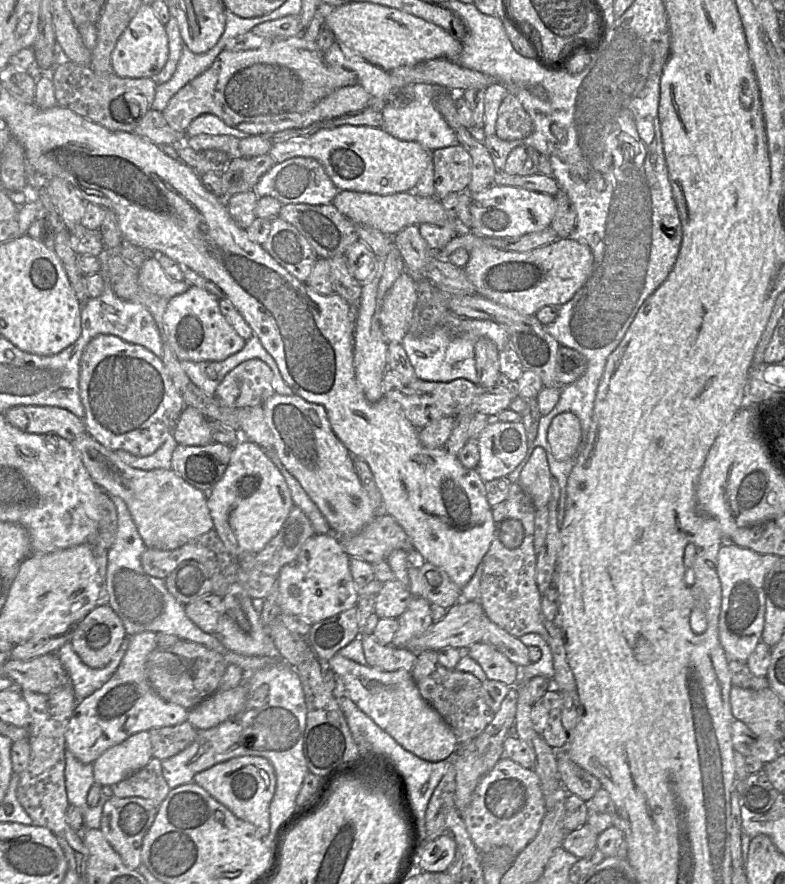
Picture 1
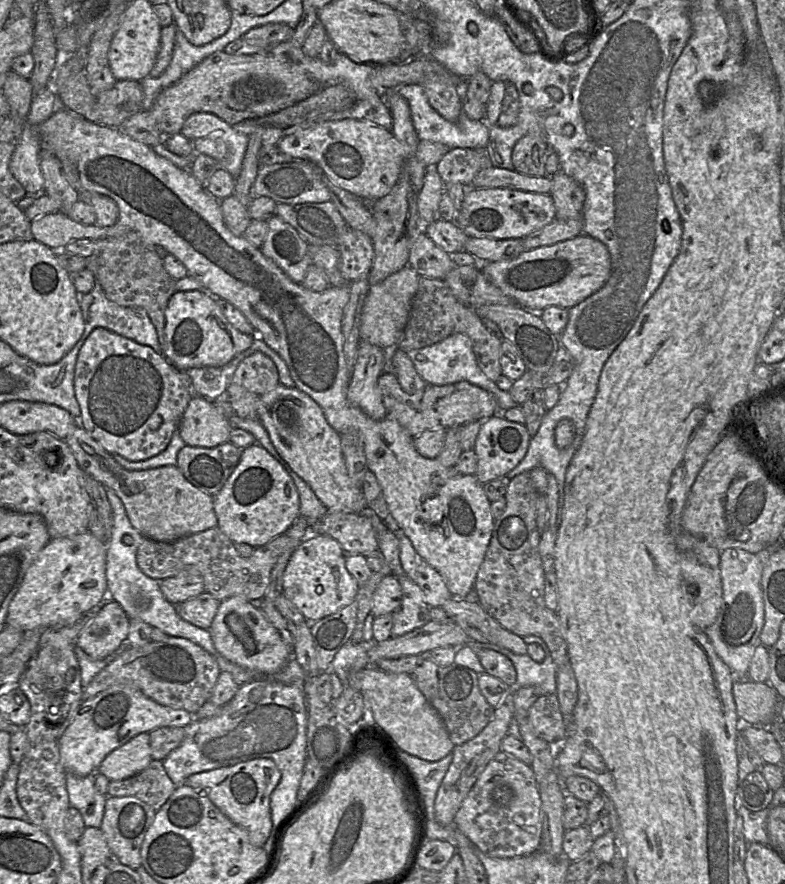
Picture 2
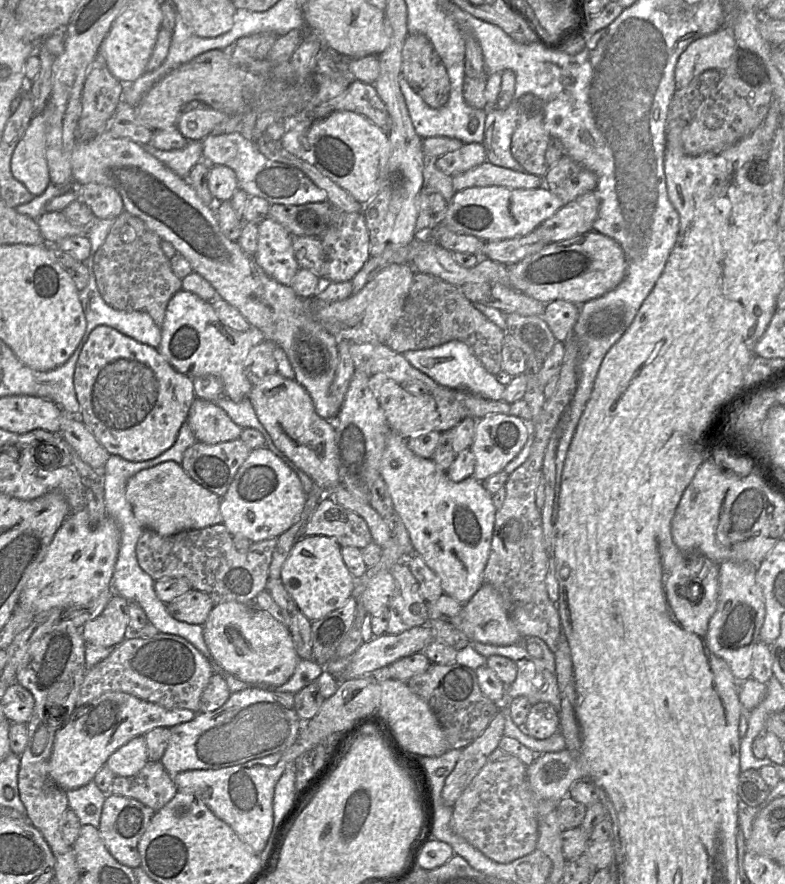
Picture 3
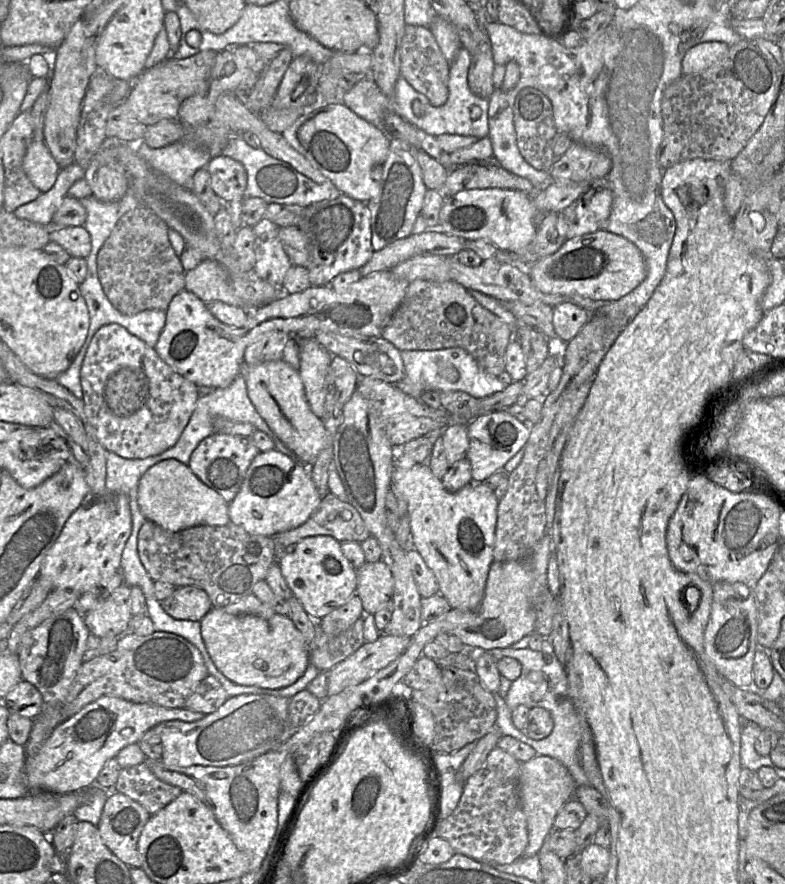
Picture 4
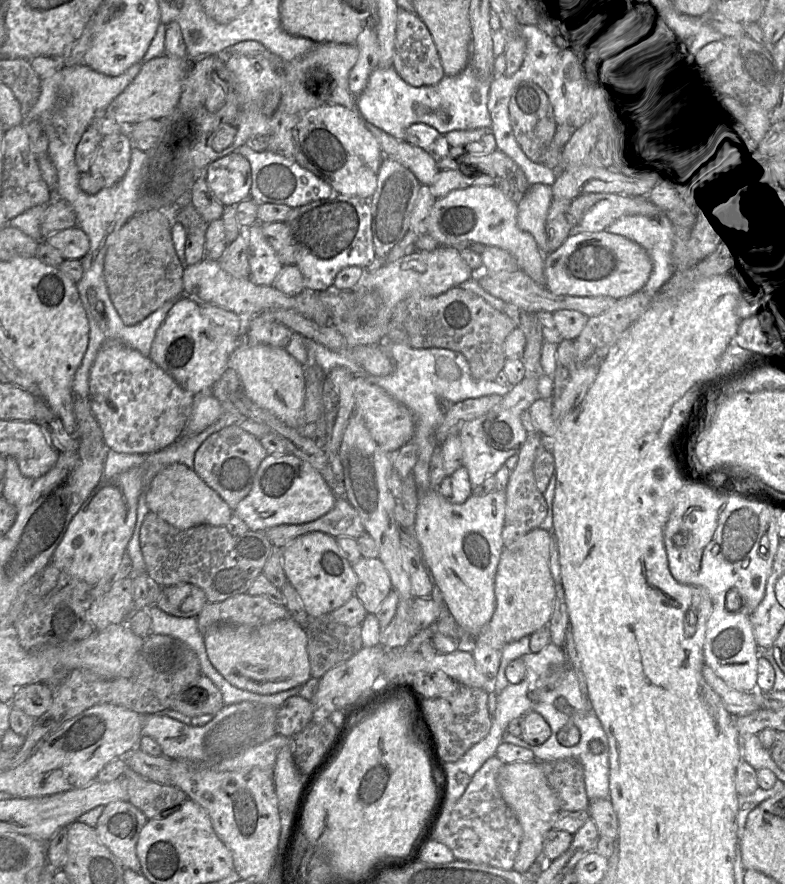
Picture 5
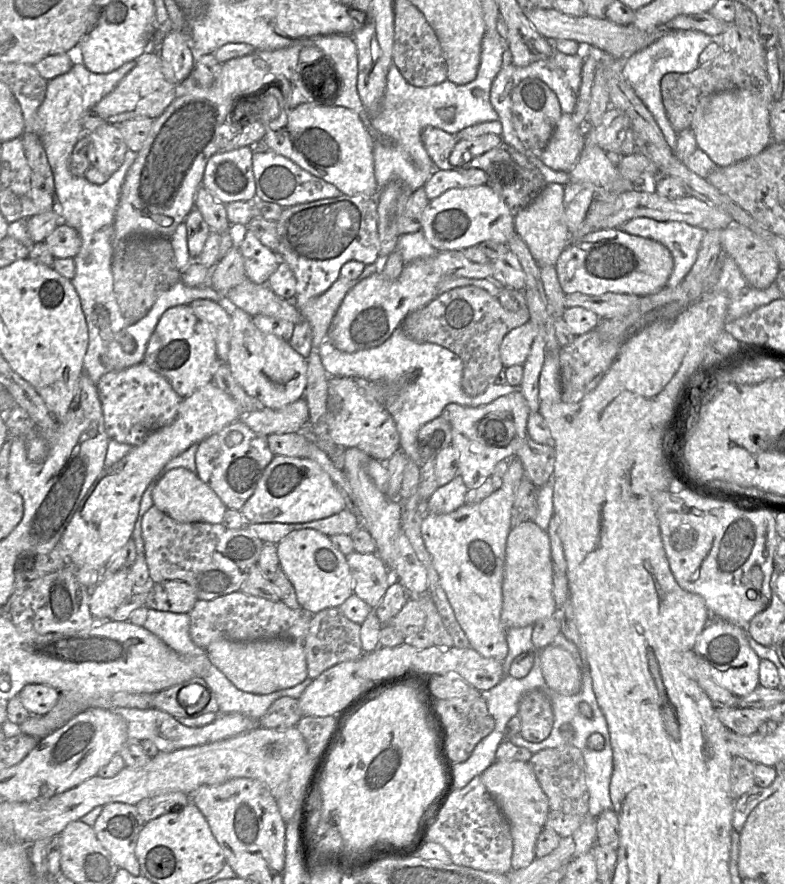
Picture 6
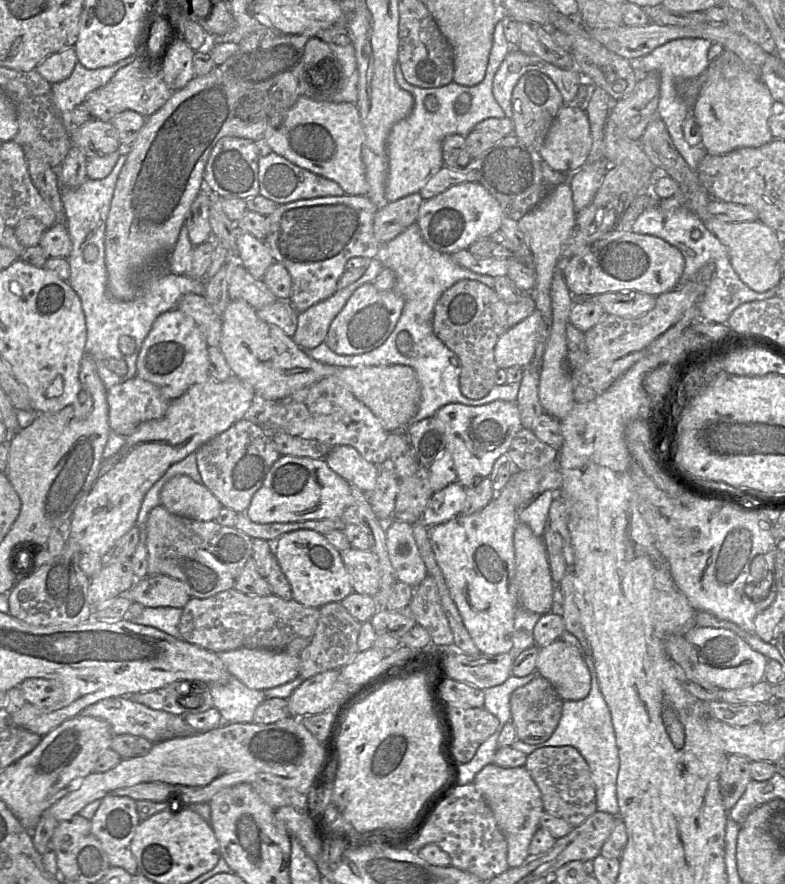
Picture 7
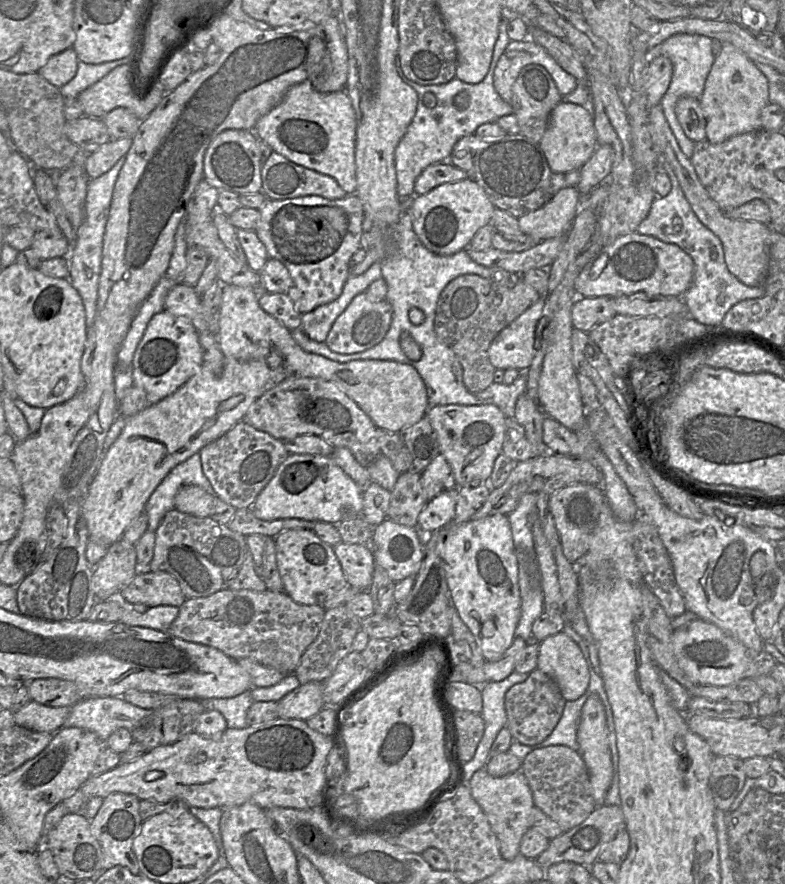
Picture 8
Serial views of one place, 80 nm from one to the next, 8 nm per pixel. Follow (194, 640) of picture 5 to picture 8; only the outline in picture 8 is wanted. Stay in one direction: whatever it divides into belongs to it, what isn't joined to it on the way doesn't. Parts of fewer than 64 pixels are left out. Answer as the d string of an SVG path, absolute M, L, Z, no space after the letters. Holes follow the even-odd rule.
M118 595L118 602L122 608L119 622L131 626L140 626L167 632L171 623L179 613L179 607L160 605L148 608L144 613L133 610L133 605Z

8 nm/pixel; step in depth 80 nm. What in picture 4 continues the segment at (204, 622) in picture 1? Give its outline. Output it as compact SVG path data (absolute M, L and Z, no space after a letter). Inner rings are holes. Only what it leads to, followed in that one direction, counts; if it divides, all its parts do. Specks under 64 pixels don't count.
M195 586L176 587L169 597L160 602L160 605L176 620L198 622L212 609L207 593Z

